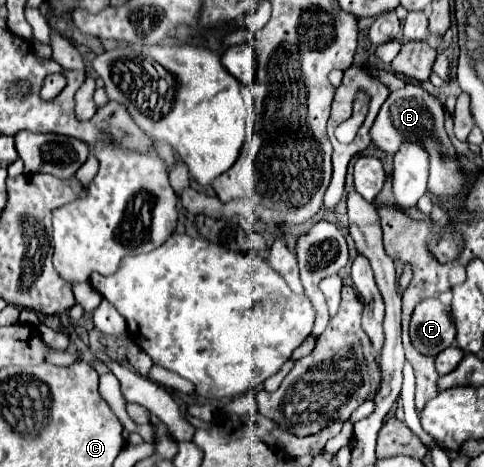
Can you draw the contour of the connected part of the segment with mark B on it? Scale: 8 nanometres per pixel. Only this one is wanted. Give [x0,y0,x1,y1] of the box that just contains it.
[371,83,467,205]

